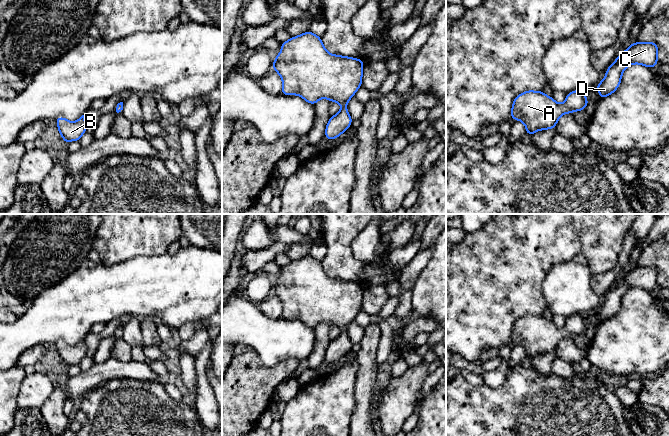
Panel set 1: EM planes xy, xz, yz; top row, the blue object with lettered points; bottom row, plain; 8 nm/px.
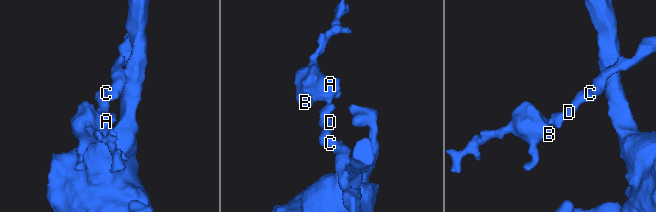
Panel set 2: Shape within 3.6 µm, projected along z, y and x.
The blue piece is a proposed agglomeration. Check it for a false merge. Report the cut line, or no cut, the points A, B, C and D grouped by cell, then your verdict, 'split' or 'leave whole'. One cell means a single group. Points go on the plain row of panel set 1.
no cut | A B C D | leave whole

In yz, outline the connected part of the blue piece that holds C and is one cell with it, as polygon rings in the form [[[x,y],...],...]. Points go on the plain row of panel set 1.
[[[654,266],[631,268],[607,292],[605,302],[595,311],[599,316],[599,322],[605,322],[617,314],[621,307],[622,298],[629,289],[641,288],[650,293],[657,289],[657,276],[658,269]]]

